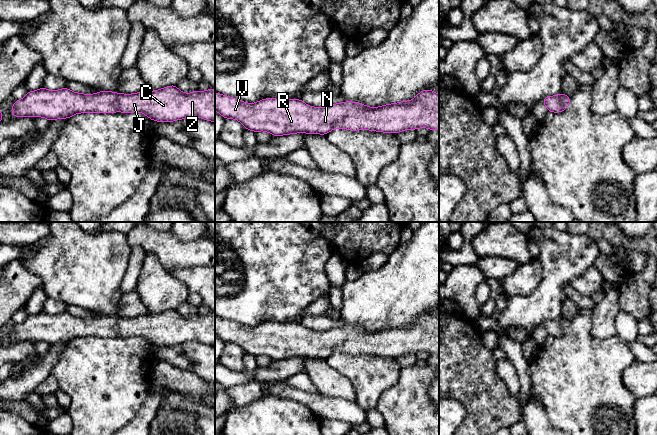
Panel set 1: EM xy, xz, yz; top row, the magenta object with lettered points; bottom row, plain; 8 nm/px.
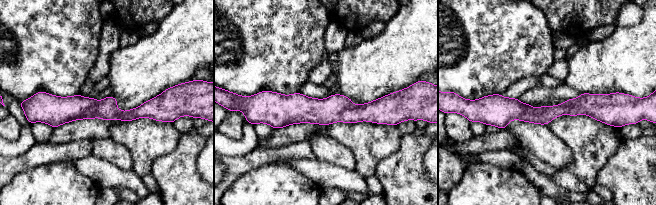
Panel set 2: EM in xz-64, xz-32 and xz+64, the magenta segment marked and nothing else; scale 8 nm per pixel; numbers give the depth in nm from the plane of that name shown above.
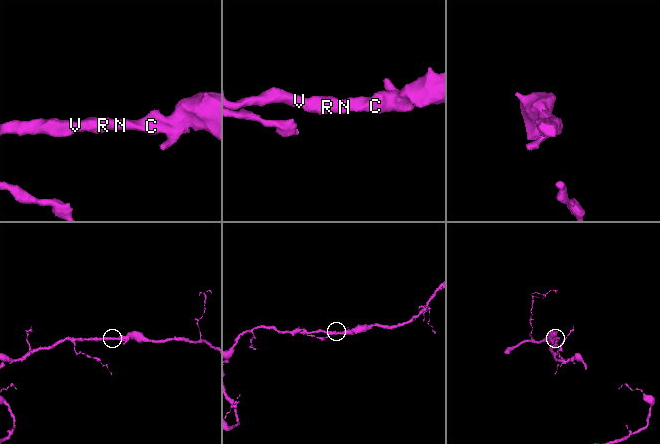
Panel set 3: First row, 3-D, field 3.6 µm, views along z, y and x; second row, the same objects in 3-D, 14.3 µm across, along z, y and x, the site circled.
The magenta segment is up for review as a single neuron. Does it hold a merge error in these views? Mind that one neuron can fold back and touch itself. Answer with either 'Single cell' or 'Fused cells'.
Single cell

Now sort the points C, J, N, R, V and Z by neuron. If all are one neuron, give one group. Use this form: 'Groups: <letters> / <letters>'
Groups: C J N R V Z

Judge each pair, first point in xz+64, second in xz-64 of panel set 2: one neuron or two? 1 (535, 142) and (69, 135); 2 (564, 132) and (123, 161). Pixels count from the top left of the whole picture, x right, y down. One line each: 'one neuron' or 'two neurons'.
1: two neurons
2: two neurons

